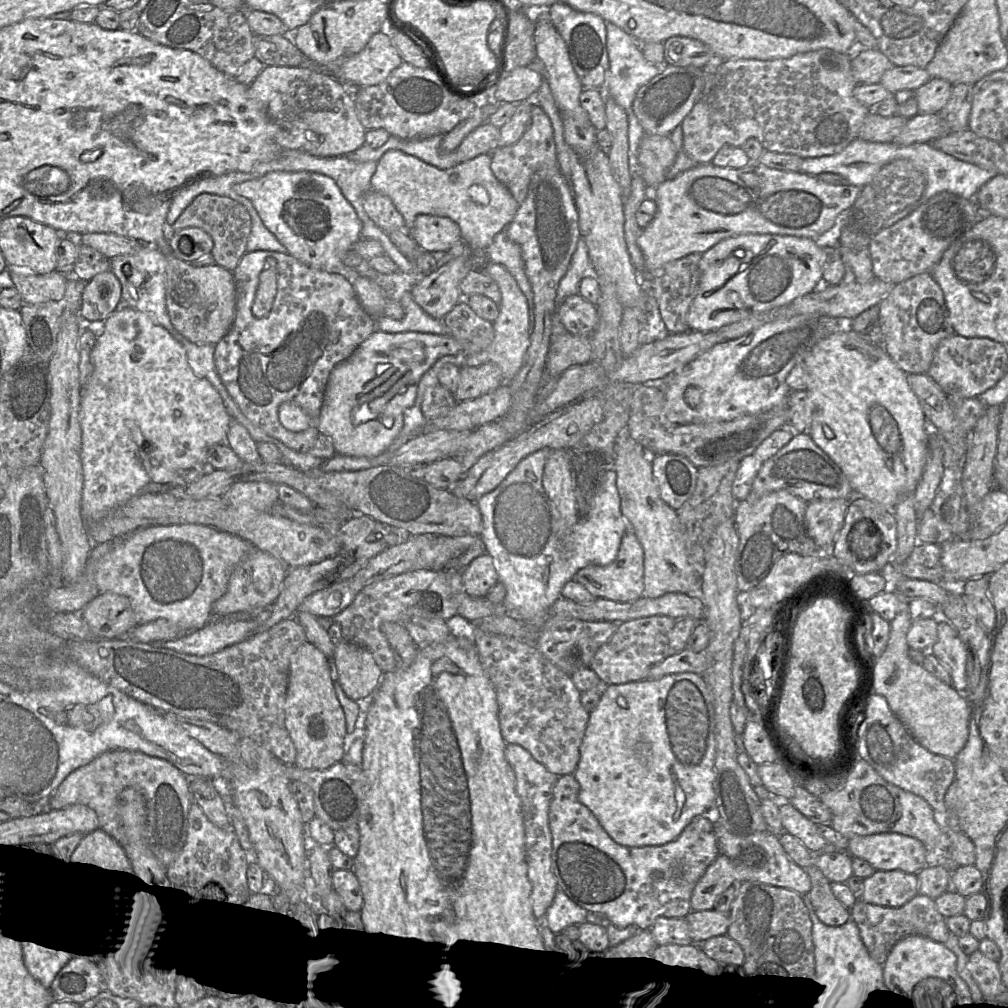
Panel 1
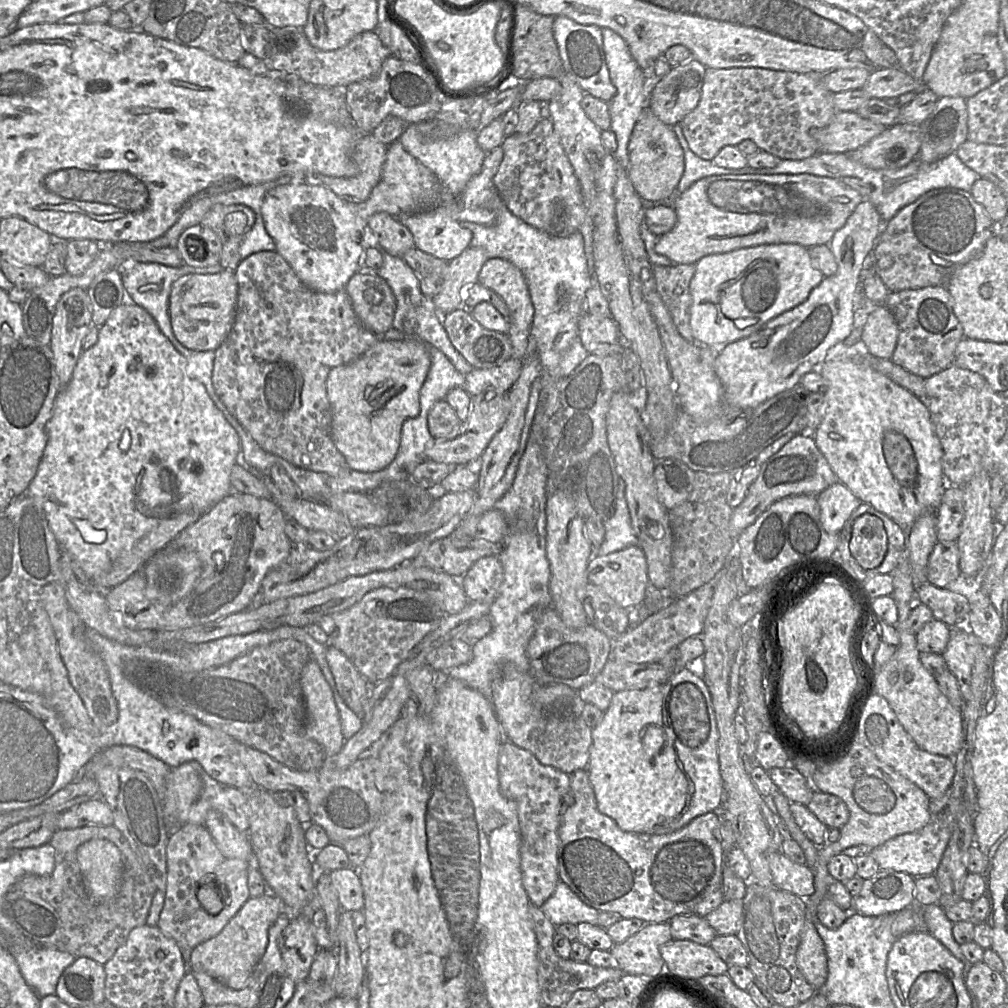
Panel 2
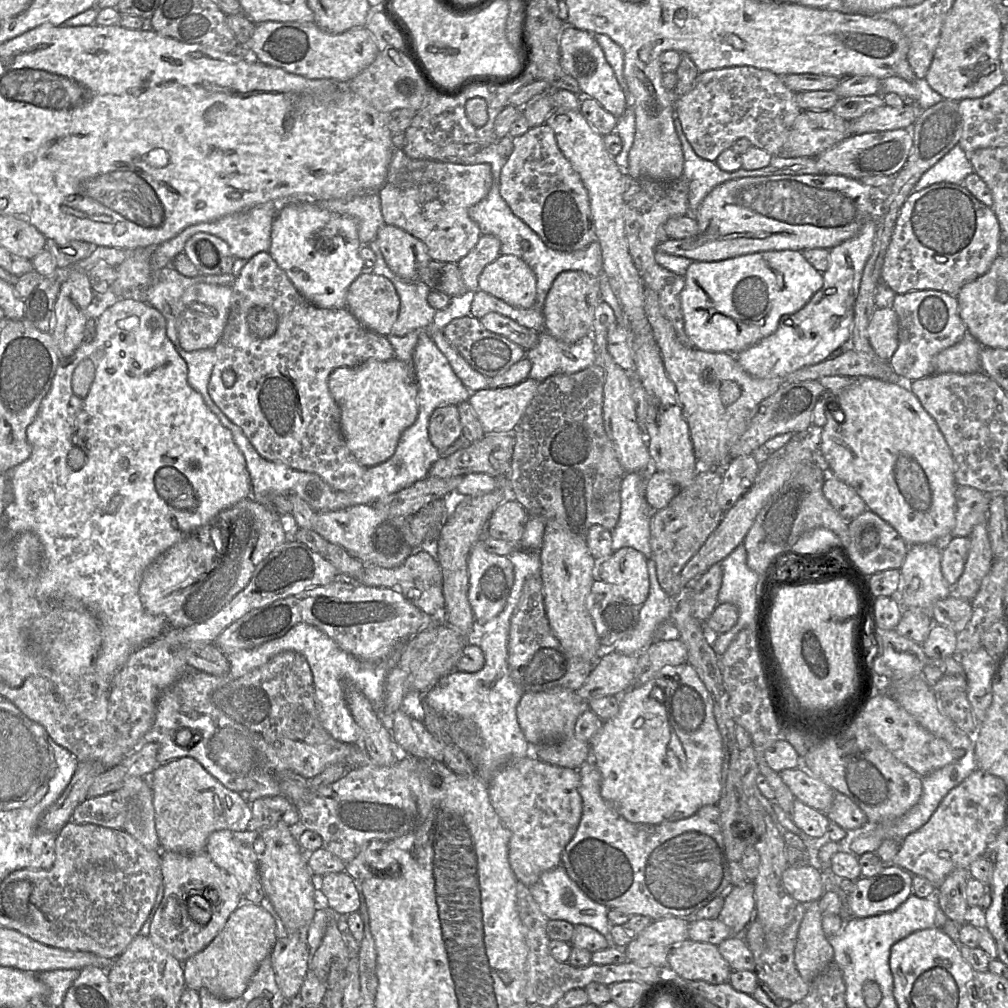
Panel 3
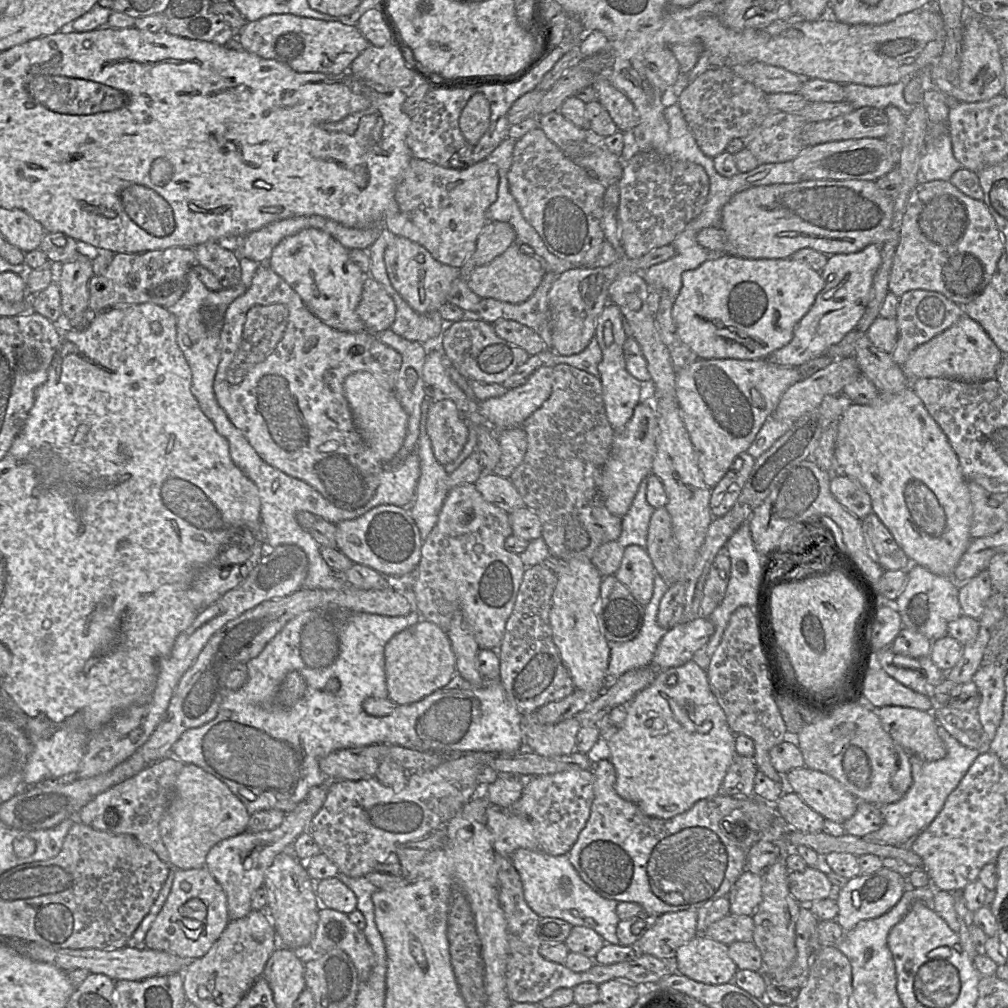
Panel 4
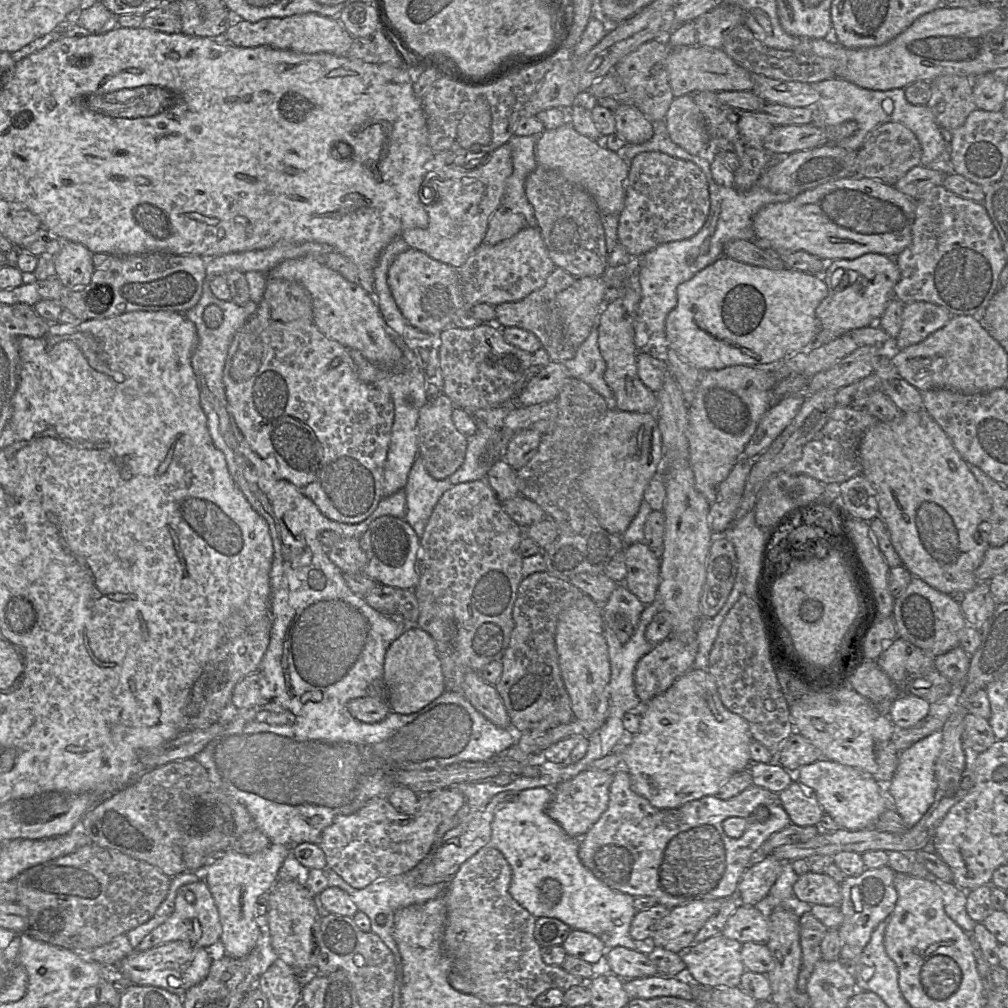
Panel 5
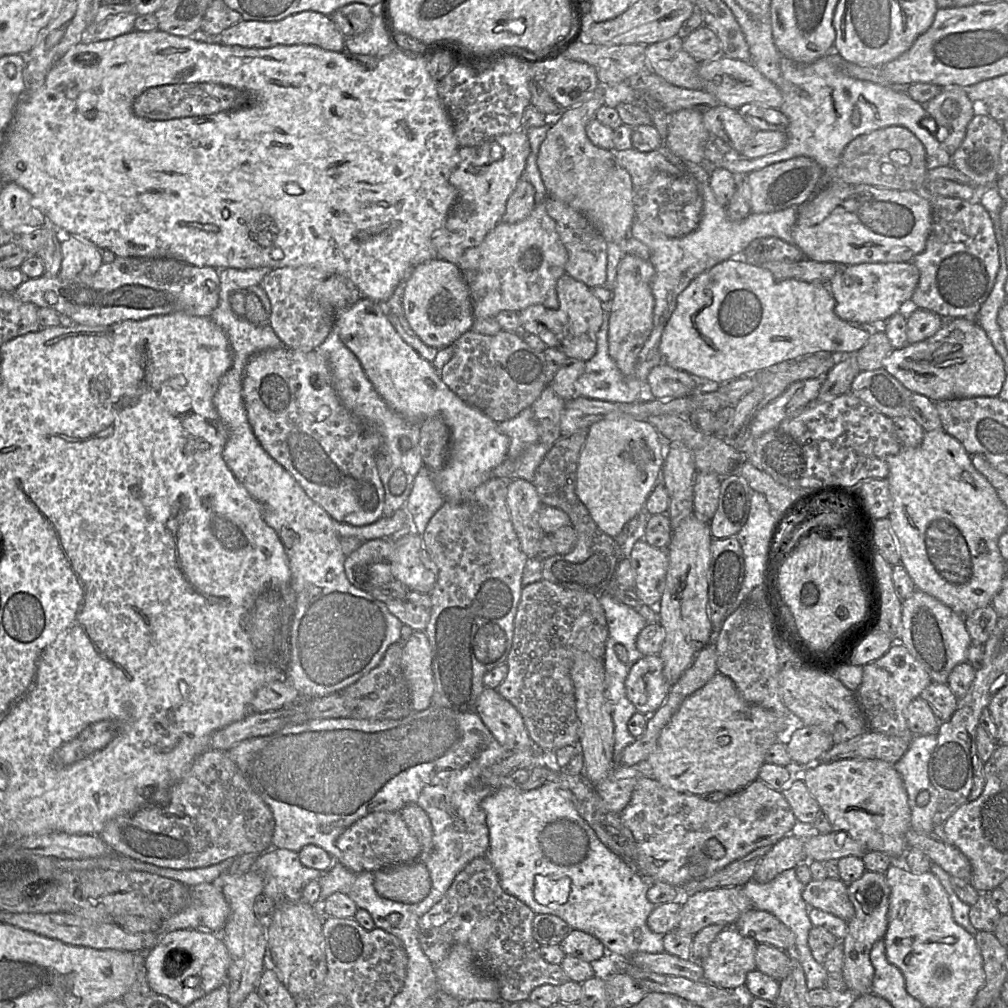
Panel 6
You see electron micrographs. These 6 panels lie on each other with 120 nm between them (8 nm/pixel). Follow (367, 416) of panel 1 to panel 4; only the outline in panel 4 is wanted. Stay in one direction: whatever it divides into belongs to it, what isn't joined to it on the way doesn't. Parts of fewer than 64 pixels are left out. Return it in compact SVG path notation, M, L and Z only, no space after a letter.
M356 372L345 379L344 394L364 442L383 463L391 461L403 446L408 425L408 416L395 391L382 386L369 372Z

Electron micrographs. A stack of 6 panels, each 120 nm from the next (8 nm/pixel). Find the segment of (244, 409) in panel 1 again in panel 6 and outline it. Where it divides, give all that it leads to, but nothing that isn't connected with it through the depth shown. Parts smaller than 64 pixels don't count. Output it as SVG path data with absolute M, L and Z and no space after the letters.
M281 345L253 355L244 369L242 398L248 423L260 446L332 519L360 527L383 516L384 487L376 465L381 438L363 427L341 403L329 364L318 350L302 352Z

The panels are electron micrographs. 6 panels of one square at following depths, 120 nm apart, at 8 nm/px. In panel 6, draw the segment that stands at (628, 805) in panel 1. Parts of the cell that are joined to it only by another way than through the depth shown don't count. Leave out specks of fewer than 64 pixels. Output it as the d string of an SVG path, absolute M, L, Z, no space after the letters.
M717 672L703 687L683 700L662 729L655 750L646 761L632 768L636 768L641 776L654 778L662 786L679 793L706 796L711 792L721 791L729 795L758 778L766 752L777 742L777 734L780 731L782 721L773 711L745 701L732 680Z

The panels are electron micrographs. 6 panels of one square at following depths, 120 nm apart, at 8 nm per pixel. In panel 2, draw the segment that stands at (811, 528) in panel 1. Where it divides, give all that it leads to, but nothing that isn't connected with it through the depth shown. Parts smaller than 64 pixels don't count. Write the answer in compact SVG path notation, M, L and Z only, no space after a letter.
M839 481L820 492L816 498L821 523L830 534L839 534L852 512L862 503Z

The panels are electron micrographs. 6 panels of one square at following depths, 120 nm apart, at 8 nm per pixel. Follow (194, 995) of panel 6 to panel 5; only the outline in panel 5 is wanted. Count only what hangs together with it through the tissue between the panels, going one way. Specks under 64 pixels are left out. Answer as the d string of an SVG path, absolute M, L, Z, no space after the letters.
M171 941L145 951L133 951L122 959L117 968L121 975L133 985L156 986L179 996L192 986L202 982L208 975L216 951L194 947L188 941Z

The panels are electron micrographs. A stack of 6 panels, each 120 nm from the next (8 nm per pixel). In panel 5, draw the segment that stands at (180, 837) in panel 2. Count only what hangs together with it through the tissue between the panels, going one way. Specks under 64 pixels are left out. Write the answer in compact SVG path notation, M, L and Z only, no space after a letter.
M201 879L182 885L176 895L175 907L169 918L146 935L134 951L145 951L171 941L188 941L194 947L216 949L220 947L222 925L215 900L206 882Z

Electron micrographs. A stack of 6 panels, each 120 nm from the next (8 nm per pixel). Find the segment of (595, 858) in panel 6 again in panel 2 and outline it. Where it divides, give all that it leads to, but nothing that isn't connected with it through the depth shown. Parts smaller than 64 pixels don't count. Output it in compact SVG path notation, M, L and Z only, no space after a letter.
M558 881L553 894L540 907L556 927L564 923L598 925L599 910L586 905L564 882Z

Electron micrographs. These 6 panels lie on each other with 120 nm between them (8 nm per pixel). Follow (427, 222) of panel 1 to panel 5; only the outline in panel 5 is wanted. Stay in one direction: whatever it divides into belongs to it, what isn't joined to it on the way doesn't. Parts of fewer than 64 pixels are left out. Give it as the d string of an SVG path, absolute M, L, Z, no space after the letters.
M508 143L491 152L478 167L460 170L453 165L453 154L435 153L425 164L419 198L429 222L425 228L405 230L401 237L409 245L431 258L457 270L478 248L485 236L492 214L501 206L507 179L513 170Z

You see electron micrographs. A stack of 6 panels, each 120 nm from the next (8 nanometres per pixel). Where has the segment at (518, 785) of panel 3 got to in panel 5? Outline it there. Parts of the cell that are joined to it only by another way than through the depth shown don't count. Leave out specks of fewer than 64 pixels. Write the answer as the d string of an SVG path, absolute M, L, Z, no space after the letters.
M587 768L580 774L561 781L552 788L553 794L547 807L547 814L570 836L582 837L607 809L612 781L612 771L599 771L592 768Z

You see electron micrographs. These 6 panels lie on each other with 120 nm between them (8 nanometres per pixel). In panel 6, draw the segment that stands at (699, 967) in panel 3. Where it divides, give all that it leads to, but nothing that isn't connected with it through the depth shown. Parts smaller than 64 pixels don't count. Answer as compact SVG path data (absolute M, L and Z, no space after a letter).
M726 926L712 941L708 955L700 962L704 980L743 996L748 972L755 970L757 943L740 935L733 926Z

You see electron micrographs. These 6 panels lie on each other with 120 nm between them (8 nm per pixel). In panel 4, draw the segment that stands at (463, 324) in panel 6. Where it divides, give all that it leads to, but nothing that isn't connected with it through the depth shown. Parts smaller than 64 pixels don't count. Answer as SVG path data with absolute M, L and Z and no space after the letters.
M396 236L384 253L388 277L396 292L417 313L435 312L448 302L452 283L459 270L436 260L422 245L407 238Z

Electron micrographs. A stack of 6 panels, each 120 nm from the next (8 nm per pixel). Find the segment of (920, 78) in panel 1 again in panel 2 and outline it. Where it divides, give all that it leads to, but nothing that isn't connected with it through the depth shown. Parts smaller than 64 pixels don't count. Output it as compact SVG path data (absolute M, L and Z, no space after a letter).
M877 68L871 71L861 87L872 98L898 97L906 92L918 93L927 88L902 69Z

